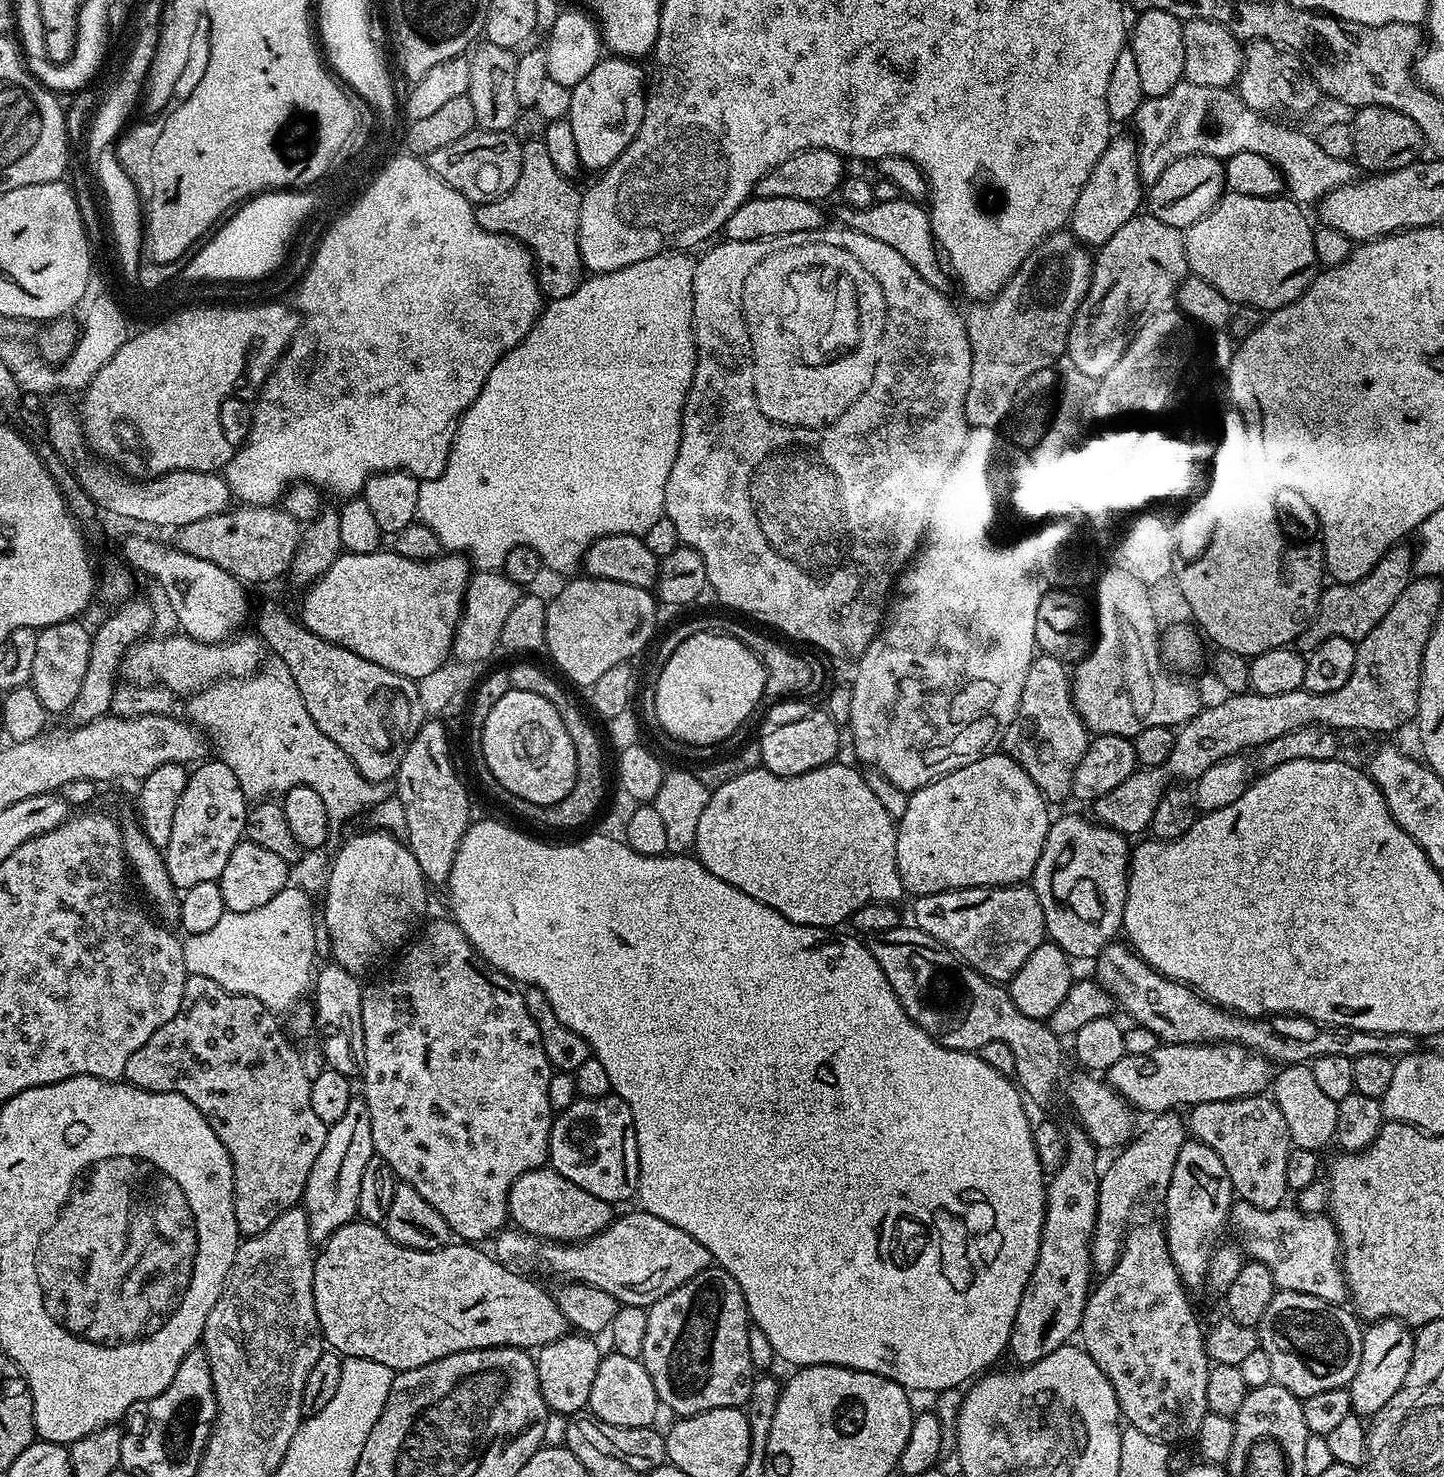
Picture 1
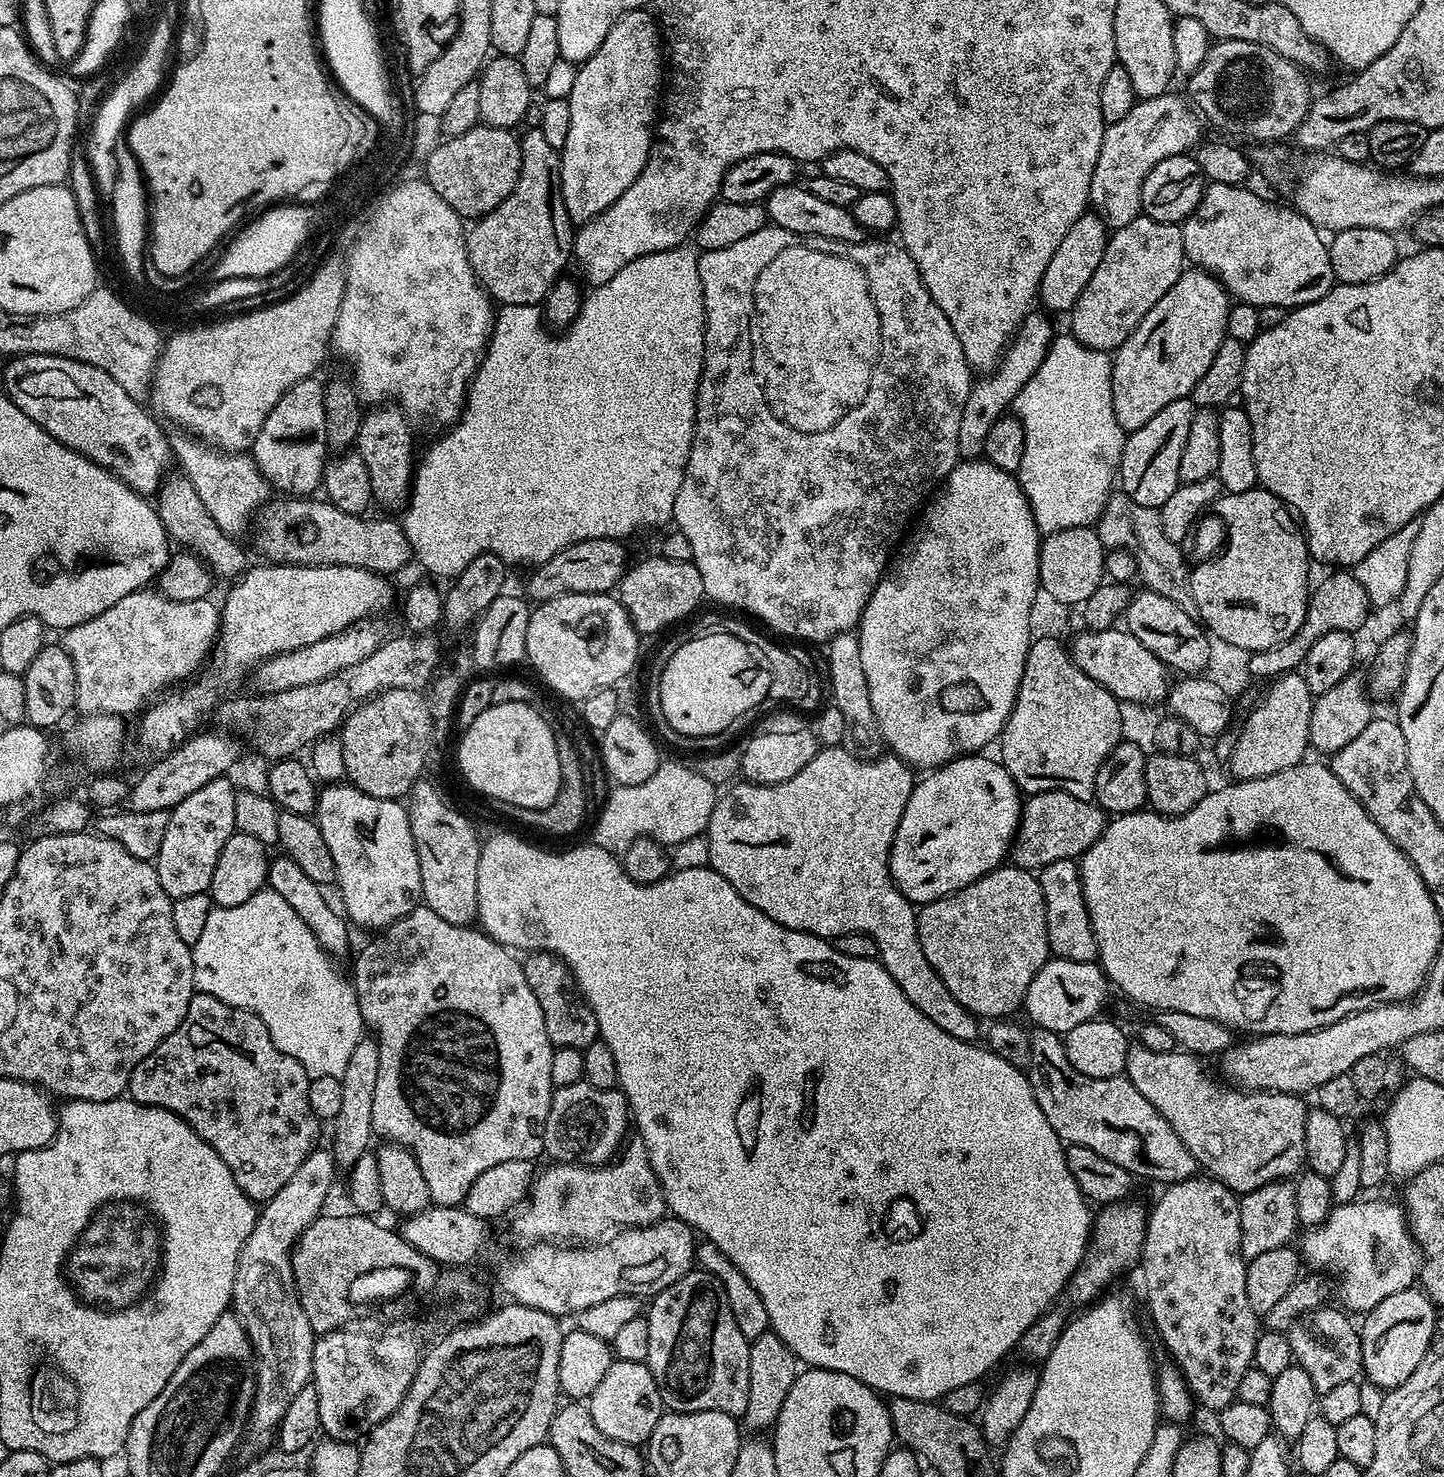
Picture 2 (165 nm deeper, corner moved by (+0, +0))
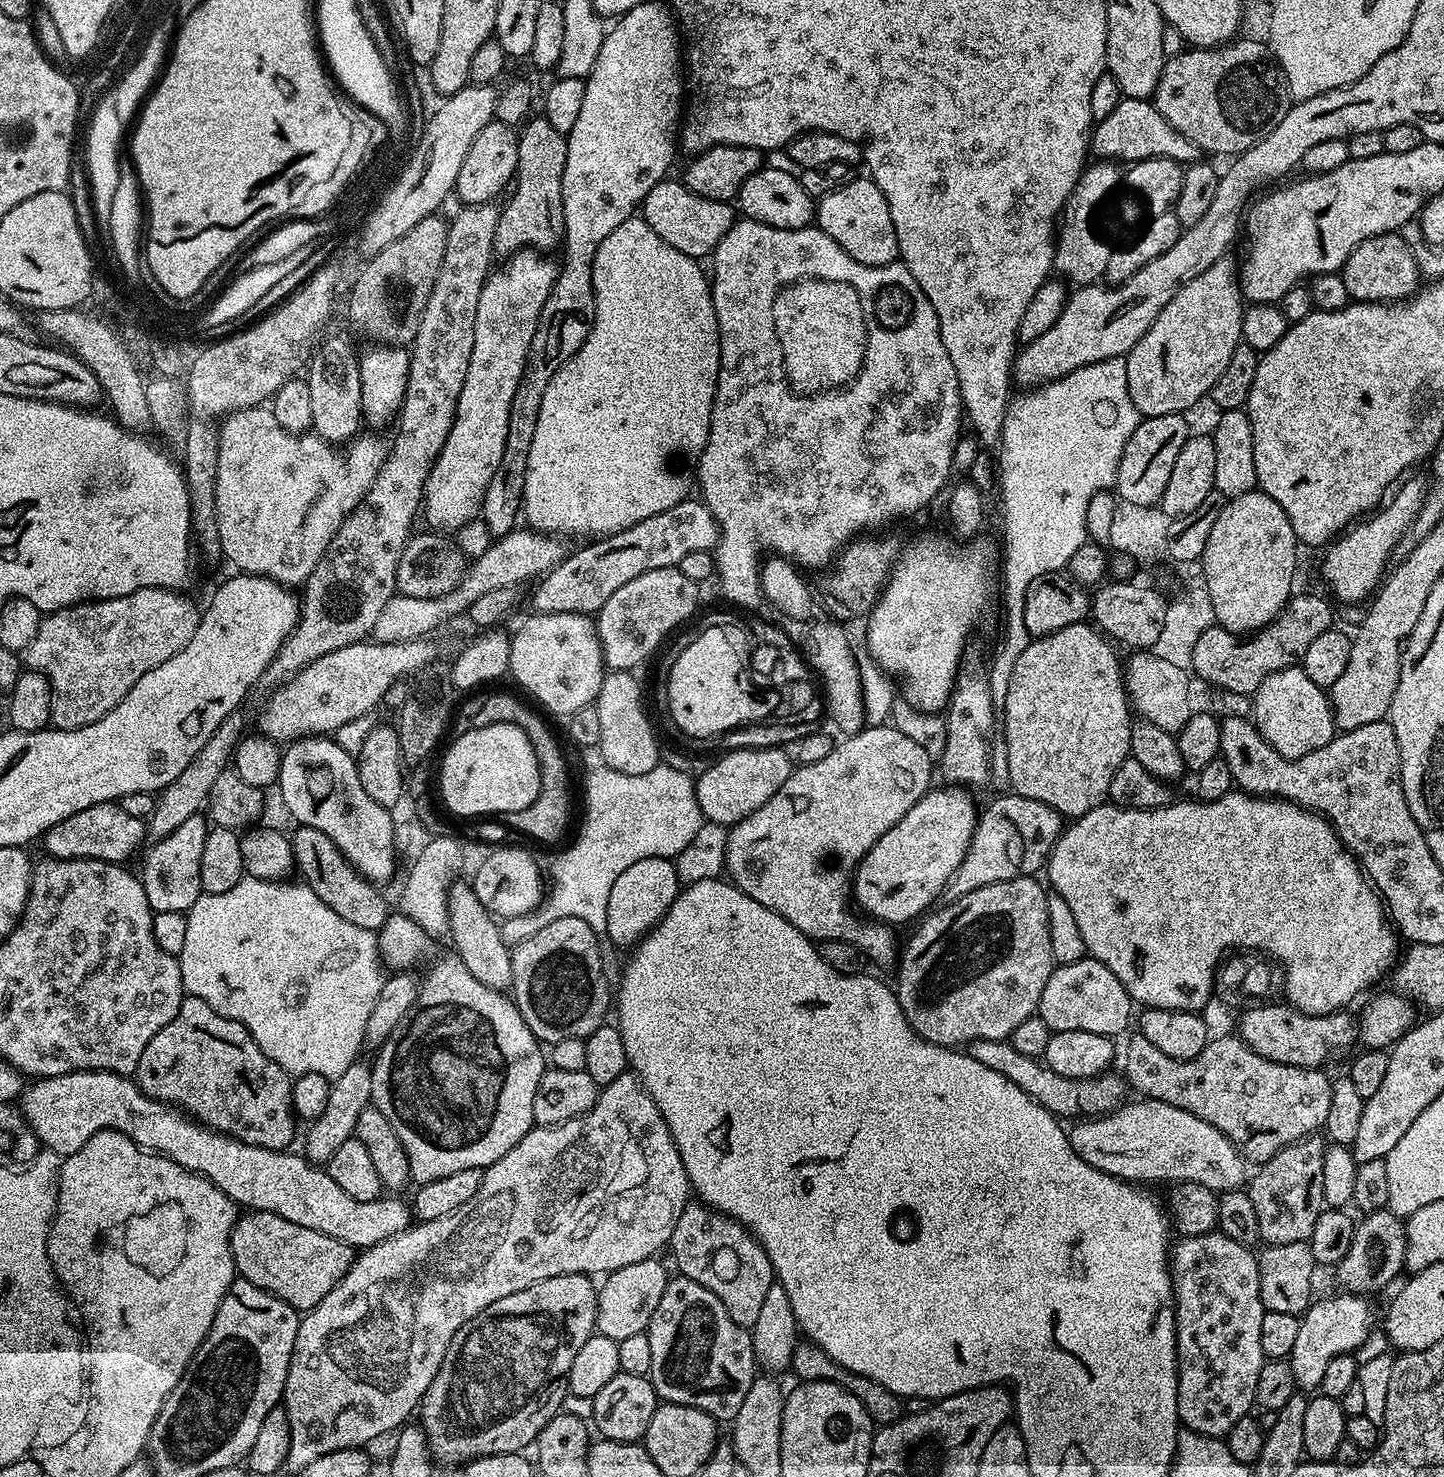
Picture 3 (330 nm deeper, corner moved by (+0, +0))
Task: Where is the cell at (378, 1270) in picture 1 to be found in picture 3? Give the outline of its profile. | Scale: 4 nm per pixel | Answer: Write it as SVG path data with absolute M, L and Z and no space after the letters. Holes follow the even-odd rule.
M253 1211L244 1215L232 1229L232 1257L237 1273L283 1300L297 1313L303 1314L318 1306L352 1268L353 1248L338 1238L330 1238L330 1234L306 1230L306 1226L286 1222L286 1218L269 1212Z

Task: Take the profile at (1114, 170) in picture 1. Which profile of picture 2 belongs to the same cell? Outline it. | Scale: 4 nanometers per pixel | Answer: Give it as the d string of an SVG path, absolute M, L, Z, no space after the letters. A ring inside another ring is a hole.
M1085 211L1066 230L1066 238L1062 238L1058 250L1054 250L1054 258L1050 258L1050 266L1046 266L1046 274L1042 274L1038 289L1039 303L1044 303L1049 308L1047 311L1071 313L1072 308L1078 302L1082 290L1094 278L1094 270L1098 270L1098 262L1102 262L1102 254L1106 254L1110 229L1095 211Z

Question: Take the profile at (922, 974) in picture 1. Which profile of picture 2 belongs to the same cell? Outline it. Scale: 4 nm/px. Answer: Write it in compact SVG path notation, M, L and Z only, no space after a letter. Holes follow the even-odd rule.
M1036 1028L1030 1035L1030 1050L1032 1051L1032 1066L1027 1069L1028 1081L1032 1084L1034 1098L1038 1106L1042 1106L1042 1114L1046 1114L1046 1122L1054 1126L1054 1130L1065 1145L1081 1144L1094 1154L1102 1154L1102 1158L1110 1158L1122 1170L1131 1172L1133 1177L1145 1176L1148 1180L1157 1180L1160 1186L1177 1184L1197 1175L1196 1160L1186 1150L1186 1146L1174 1134L1170 1122L1138 1094L1138 1086L1130 1083L1127 1075L1121 1074L1114 1078L1086 1078L1086 1074L1078 1074L1074 1066L1070 1066L1070 1058L1064 1053L1064 1041L1059 1035L1045 1028Z

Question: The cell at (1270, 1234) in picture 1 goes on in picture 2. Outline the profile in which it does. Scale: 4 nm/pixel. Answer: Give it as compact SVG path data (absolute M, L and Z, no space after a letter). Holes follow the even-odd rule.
M1363 1200L1335 1205L1323 1222L1304 1232L1304 1241L1298 1244L1303 1263L1312 1267L1309 1269L1340 1275L1339 1303L1352 1314L1366 1314L1382 1298L1413 1287L1422 1263L1403 1207L1388 1200Z

